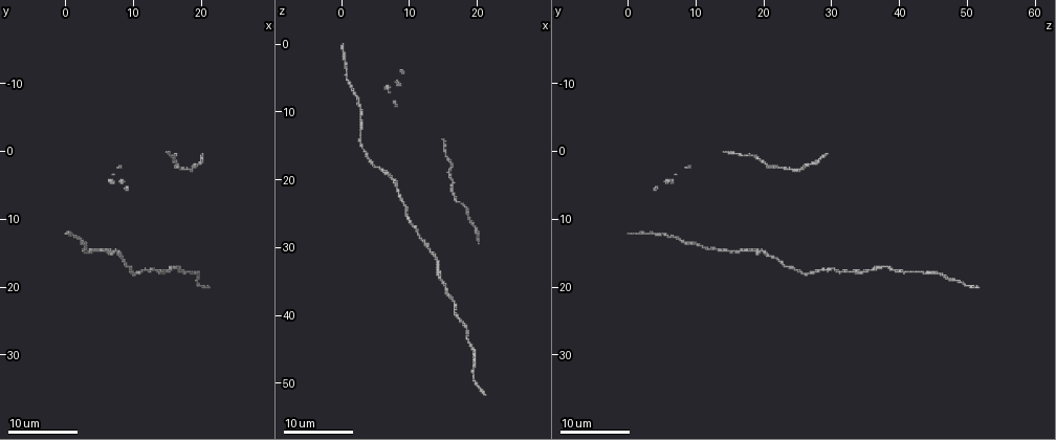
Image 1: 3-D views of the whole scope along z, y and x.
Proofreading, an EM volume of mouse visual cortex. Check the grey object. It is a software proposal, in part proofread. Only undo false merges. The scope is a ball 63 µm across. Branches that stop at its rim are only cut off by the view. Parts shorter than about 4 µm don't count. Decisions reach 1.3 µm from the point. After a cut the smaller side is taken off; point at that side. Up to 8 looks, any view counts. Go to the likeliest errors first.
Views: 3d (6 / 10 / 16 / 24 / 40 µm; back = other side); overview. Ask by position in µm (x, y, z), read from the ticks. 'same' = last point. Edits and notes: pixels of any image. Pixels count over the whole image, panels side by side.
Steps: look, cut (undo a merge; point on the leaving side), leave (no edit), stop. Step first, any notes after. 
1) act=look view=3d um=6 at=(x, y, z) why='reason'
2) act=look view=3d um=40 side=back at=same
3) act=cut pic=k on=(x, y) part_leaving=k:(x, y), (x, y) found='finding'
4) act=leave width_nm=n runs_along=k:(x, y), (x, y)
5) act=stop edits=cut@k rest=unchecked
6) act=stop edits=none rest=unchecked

act=look view=3d um=16 at=(2.0, 13.0, 7.5)

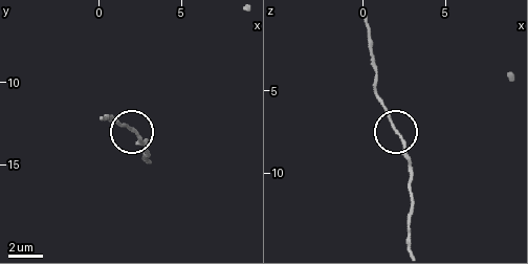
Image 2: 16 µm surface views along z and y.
act=look view=3d um=6 at=(2.0, 12.9, 7.6)

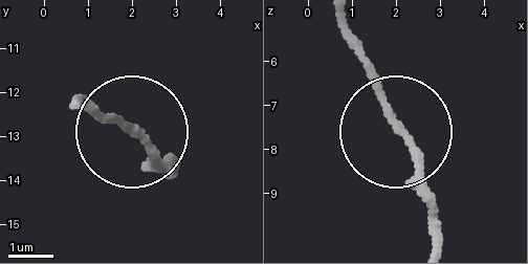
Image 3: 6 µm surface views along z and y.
act=look view=3d um=6 side=back at=(2.05, 12.90, 7.50) why='from behind'

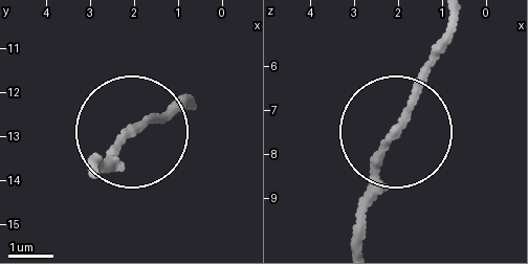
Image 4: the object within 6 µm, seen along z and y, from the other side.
act=leave runs_along=4:(97, 174), (97, 155), (142, 122), (184, 110) found='one neuron here'

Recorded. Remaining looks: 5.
act=look view=3d um=16 at=(18.0, 17.5, 41.5) why='calibre changes'

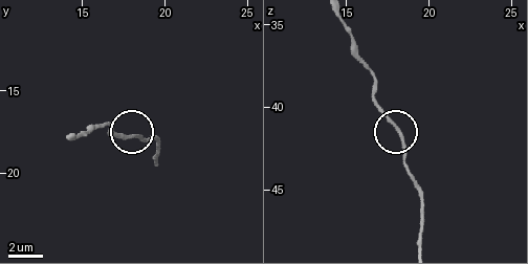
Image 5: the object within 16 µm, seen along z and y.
act=look view=3d um=10 at=(18.2, 17.8, 41.4)

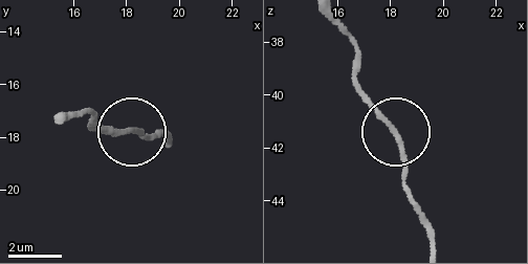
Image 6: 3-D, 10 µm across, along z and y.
act=leave width_nm=190 runs_along=6:(330, 19), (352, 45), (356, 93), (397, 140), (409, 199) found='continuous, no second neuron'

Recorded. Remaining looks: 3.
act=look view=3d um=24 at=(7.5, 15.0, 20.5) why='sudden change in width'

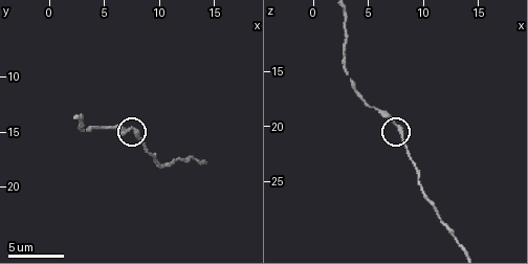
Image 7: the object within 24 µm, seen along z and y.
act=look view=3d um=6 at=(7.6, 14.8, 20.0)

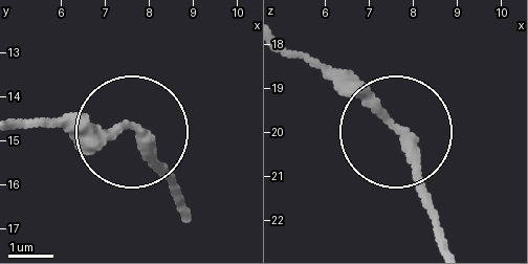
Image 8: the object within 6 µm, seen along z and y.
act=leave runs_along=8:(286, 47), (388, 118), (440, 239) found='continuous, no second neuron'

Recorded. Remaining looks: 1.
act=look view=3d um=10 at=(13.0, 17.6, 30.8) why='a narrow waist'

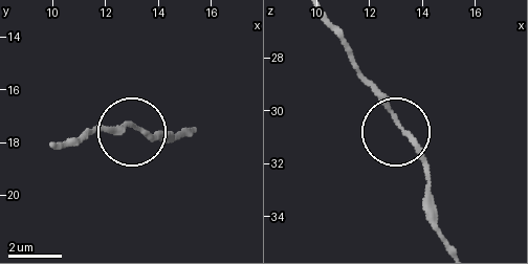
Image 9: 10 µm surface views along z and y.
act=leave runs_along=9:(51, 144), (119, 128), (164, 136) found='all the same neuron'

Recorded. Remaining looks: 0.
act=stop edits=none rest=unchecked

